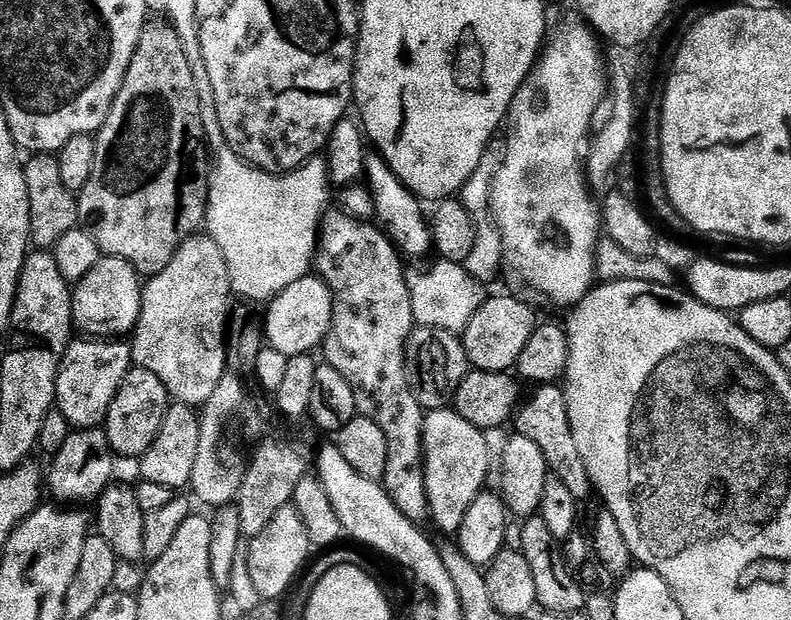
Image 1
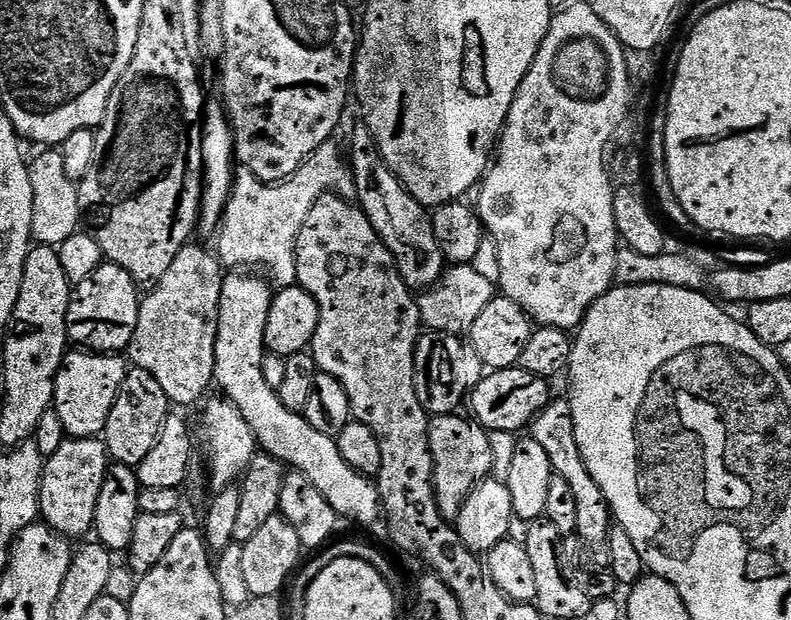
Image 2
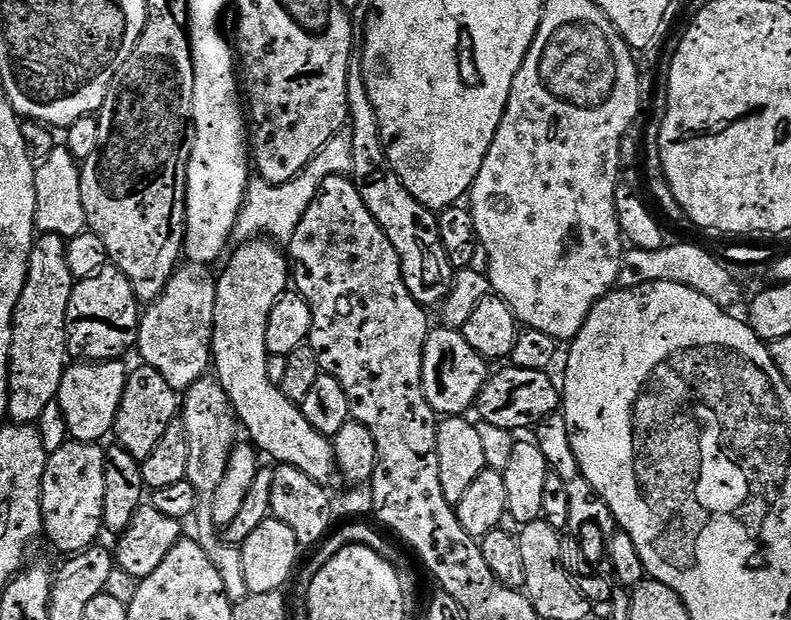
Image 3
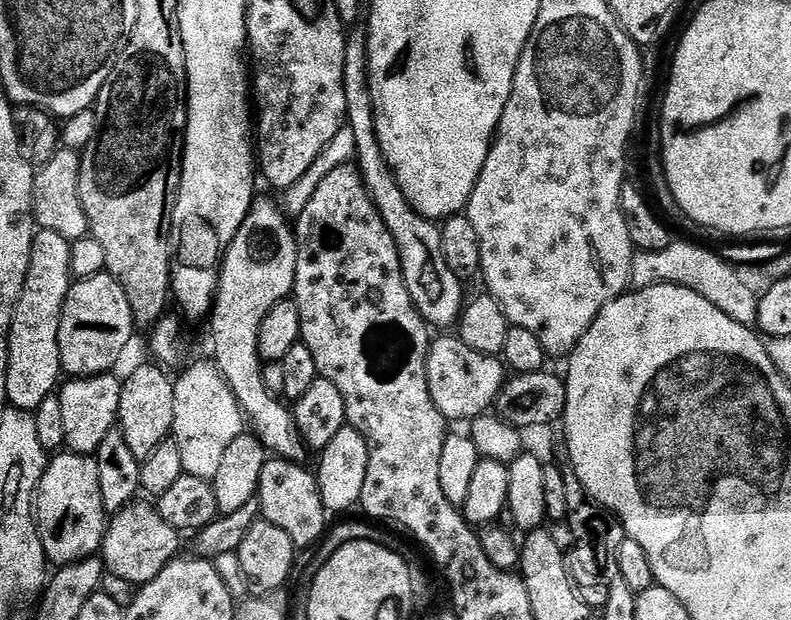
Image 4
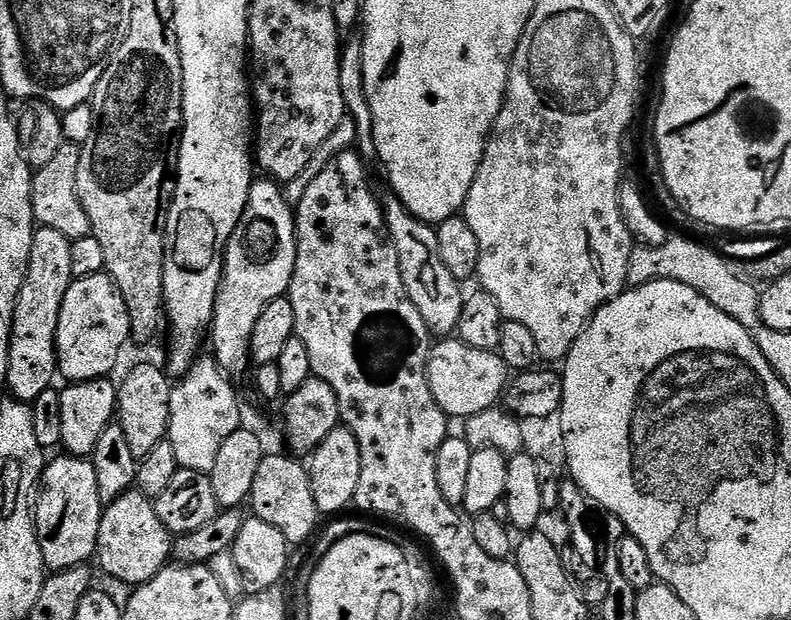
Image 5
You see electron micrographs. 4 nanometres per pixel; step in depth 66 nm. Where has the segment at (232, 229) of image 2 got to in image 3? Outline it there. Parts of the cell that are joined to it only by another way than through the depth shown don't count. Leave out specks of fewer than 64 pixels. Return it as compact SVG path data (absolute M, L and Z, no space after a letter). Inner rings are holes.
M345 130L334 134L334 138L330 138L330 142L326 142L319 154L290 182L268 184L259 178L249 179L248 190L244 194L244 205L240 207L240 217L236 223L235 239L243 242L263 234L276 242L291 240L302 214L306 214L320 184L331 176L351 173L353 162L352 133Z

